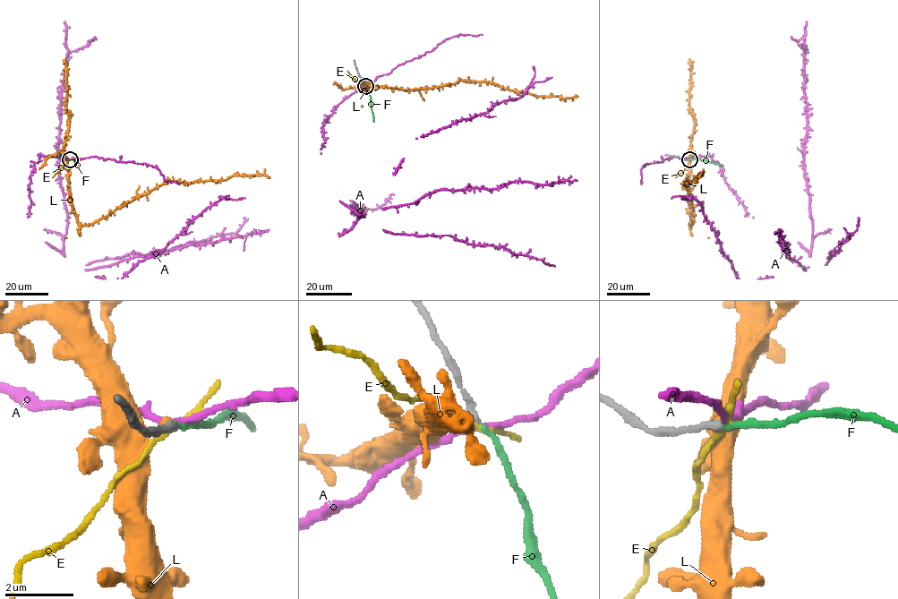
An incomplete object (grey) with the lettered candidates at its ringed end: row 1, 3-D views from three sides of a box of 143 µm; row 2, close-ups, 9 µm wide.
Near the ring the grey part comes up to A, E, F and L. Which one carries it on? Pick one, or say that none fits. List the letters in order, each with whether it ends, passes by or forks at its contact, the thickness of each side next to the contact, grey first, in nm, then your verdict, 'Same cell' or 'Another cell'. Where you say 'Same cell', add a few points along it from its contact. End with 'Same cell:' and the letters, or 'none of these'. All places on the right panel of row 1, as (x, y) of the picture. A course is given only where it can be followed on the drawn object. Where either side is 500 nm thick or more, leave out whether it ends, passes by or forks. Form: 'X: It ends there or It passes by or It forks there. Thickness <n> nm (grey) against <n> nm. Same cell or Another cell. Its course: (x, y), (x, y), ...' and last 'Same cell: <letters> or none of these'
A: It passes by. Thickness 200 nm (grey) against 160 nm. Another cell
E: It passes by. Thickness 200 nm (grey) against 170 nm. Another cell
F: It ends there. Thickness 200 nm (grey) against 150 nm. Same cell. Its course: (689, 159), (698, 158), (722, 165)
L: It ends there. Thickness 220 nm (grey) against 240 nm. Another cell
Same cell: F

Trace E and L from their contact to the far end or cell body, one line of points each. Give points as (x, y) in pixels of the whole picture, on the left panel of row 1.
E: (69, 159), (52, 177)
L: (69, 159), (70, 201), (81, 225), (92, 225), (169, 181), (224, 180), (239, 175), (266, 175), (269, 177)

